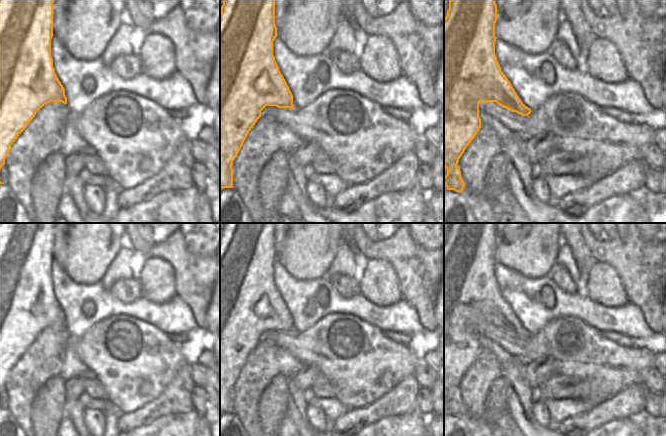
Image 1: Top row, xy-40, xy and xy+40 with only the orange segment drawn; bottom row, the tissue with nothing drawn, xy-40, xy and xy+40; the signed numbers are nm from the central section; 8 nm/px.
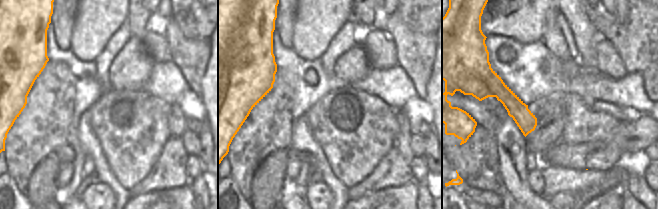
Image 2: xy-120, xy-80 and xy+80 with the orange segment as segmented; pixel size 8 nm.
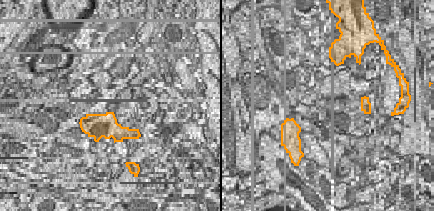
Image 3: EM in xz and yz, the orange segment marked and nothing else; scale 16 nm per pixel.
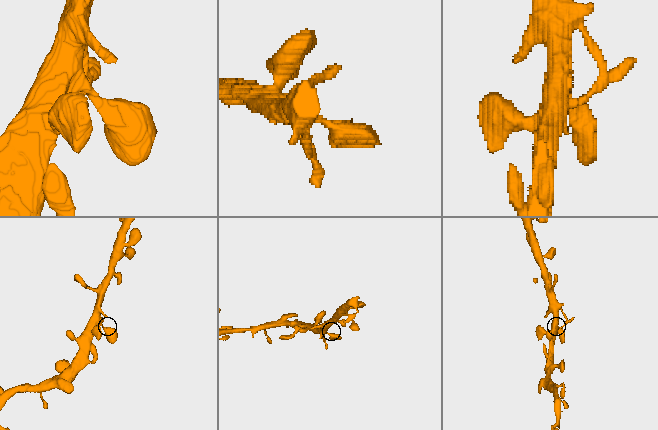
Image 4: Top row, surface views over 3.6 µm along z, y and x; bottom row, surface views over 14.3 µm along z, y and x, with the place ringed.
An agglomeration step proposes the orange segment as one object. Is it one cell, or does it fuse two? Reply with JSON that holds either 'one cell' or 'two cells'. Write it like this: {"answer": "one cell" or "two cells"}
{"answer": "one cell"}

